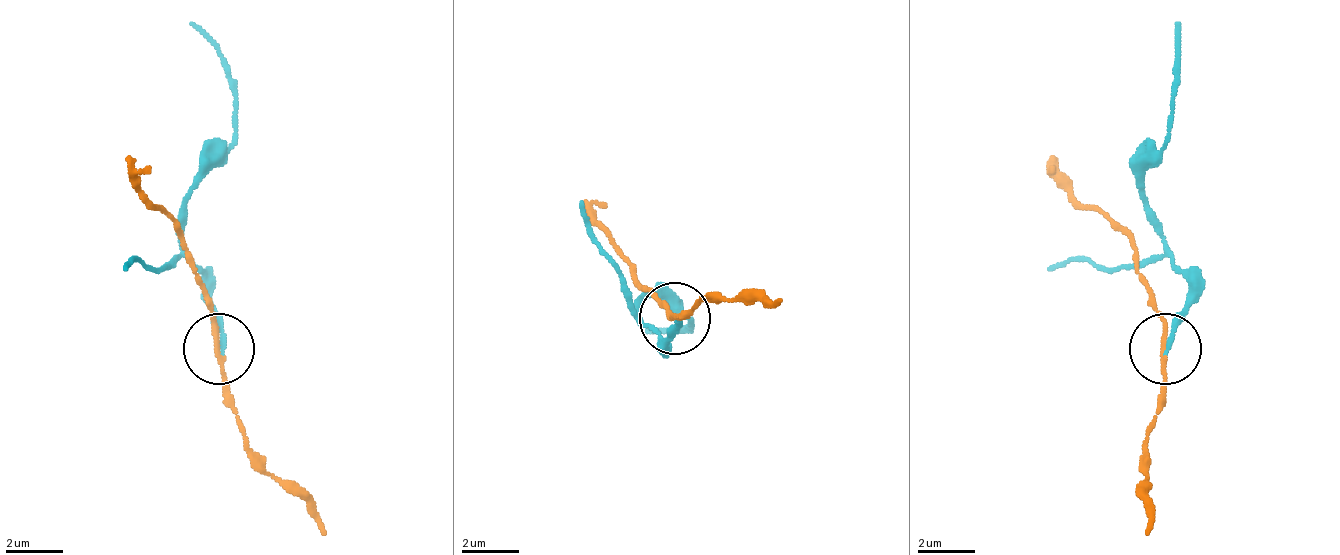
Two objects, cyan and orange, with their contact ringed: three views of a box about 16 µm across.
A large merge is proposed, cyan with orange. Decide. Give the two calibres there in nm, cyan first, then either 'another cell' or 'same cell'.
calibres 200 and 150 nm; another cell

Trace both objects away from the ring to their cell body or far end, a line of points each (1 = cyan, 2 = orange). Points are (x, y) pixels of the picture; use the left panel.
1: (220, 347), (206, 275), (184, 246), (184, 196), (234, 139), (234, 82), (191, 24)
2: (220, 347), (184, 239), (141, 189), (127, 153)

